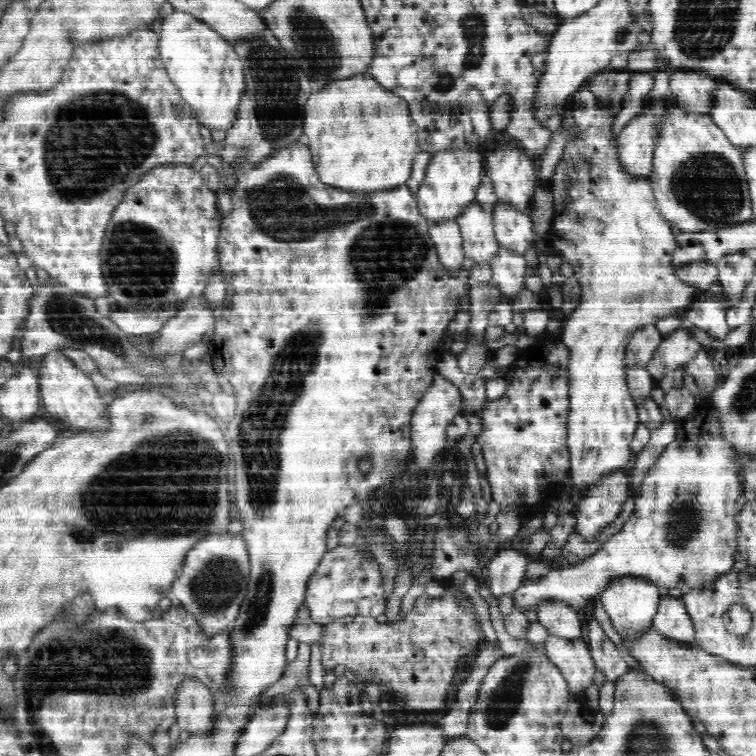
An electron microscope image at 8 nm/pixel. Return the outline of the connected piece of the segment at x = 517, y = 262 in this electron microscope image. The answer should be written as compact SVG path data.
M500 250L490 262L494 284L498 290L511 298L510 304L515 300L516 294L525 288L526 260L524 254L514 251Z

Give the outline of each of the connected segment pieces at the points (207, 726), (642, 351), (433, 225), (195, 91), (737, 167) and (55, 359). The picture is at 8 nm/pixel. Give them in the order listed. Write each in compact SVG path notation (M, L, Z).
M188 679L175 696L175 715L178 726L190 734L204 734L214 726L216 702L209 688Z
M653 324L640 327L630 337L624 363L626 369L647 365L662 341L662 333Z
M452 219L444 222L430 222L429 235L435 244L440 263L450 275L458 276L465 258L463 236L458 223Z
M174 9L169 15L163 16L160 30L160 59L164 69L181 93L181 98L192 108L196 120L209 130L228 130L238 120L239 106L246 92L246 75L243 62L236 55L234 45L226 41L209 24L198 20L187 12Z
M670 106L660 120L654 148L654 170L649 175L650 185L656 197L656 207L660 214L674 226L675 231L712 231L733 227L753 218L753 208L749 195L742 151L733 145L724 131L716 126L709 114L688 114L687 111Z
M53 350L40 358L39 368L39 393L46 412L52 414L51 421L55 418L62 420L66 426L90 430L90 433L103 433L110 431L111 421L108 414L109 399L102 400L98 388L94 388L91 377L82 372L65 354Z

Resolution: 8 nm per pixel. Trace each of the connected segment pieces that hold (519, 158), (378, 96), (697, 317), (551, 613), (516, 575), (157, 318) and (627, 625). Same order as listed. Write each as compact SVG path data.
M500 148L485 159L500 202L528 212L537 181L533 159L524 150L513 148Z
M369 74L356 75L352 76L352 78L330 82L330 84L326 84L326 88L324 88L324 86L321 86L320 88L322 88L320 92L313 92L310 98L308 98L303 114L303 140L307 147L312 150L312 158L314 158L313 164L316 172L318 172L317 175L320 180L322 180L324 184L338 186L338 188L344 188L344 190L350 190L350 192L373 193L376 191L388 191L388 188L392 190L392 188L404 185L404 182L410 179L415 156L420 151L418 146L417 126L414 119L410 116L408 104L394 92L388 91L386 88L380 86L380 83Z
M707 294L692 301L692 304L689 304L686 309L684 317L700 330L707 332L708 338L722 340L731 330L725 316L726 312L720 296Z
M546 602L539 604L535 610L537 620L548 629L551 635L573 639L582 636L580 615L577 609L562 602Z
M501 550L490 561L486 584L490 592L499 598L514 592L526 580L528 558L526 552Z
M170 304L164 306L156 312L128 312L120 310L120 312L112 312L110 320L120 327L122 332L126 334L134 334L134 336L142 336L159 332L162 325L178 314L180 306Z
M628 577L610 583L599 597L613 627L622 638L636 638L651 630L653 618L662 596L654 583L646 579Z

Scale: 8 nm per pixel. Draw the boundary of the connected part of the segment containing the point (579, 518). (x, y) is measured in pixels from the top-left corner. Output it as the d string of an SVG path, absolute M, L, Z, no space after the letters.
M616 471L590 488L580 500L580 508L576 513L576 532L585 540L594 540L600 536L600 531L616 520L630 498L628 485L628 472Z

